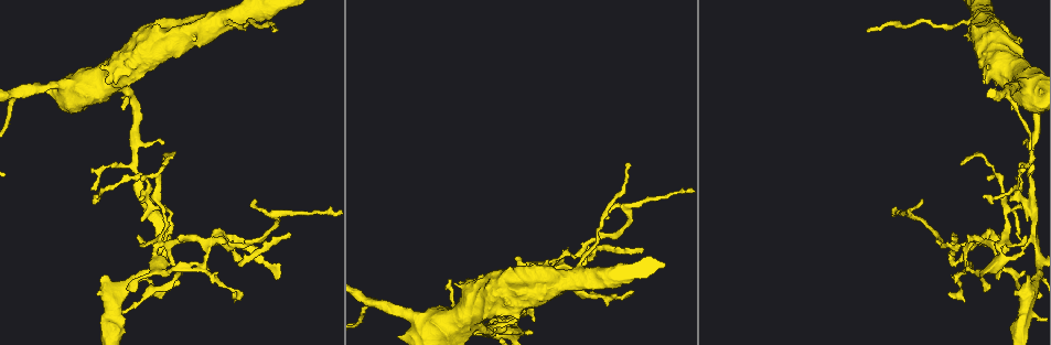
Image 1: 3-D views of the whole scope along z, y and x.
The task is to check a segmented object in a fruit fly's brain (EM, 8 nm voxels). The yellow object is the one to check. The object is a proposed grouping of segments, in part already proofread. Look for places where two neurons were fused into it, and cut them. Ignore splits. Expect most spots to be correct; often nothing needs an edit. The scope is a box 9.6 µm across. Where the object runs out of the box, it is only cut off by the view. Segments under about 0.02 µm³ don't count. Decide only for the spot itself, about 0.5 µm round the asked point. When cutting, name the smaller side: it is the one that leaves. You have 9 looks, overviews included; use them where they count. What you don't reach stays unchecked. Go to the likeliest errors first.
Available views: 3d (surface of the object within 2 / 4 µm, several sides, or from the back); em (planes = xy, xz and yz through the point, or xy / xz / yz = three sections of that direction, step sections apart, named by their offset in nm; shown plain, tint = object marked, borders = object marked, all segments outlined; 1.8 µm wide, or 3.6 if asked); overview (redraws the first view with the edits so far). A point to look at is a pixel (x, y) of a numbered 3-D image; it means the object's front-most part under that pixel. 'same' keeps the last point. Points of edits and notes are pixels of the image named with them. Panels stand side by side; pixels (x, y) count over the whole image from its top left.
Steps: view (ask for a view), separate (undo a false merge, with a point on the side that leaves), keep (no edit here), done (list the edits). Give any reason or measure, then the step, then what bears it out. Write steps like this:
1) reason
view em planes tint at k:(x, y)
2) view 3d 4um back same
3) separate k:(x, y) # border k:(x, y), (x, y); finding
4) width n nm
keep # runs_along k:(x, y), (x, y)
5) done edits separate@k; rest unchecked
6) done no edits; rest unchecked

two arms at a narrow angle
view 3d 4um at 1:(221, 241)

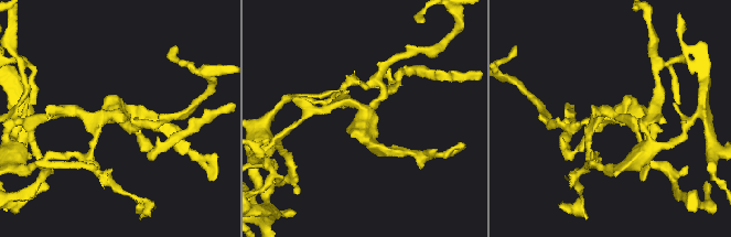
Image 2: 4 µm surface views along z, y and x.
now the EM
view em 3.6um planes tint at 2:(364, 110)

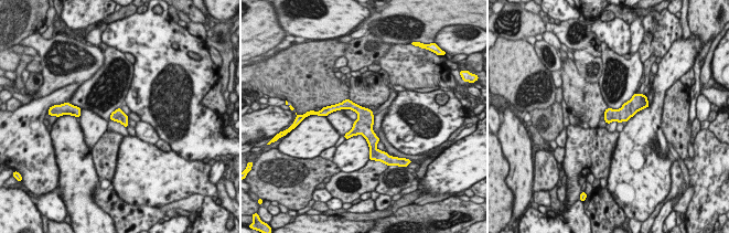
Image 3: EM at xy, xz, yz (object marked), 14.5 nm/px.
width 180 nm
keep # runs_along 3:(334, 107), (354, 106), (373, 145); continuous, no second neuron

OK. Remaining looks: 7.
thick turns thin
view 3d 4um at 1:(116, 297)

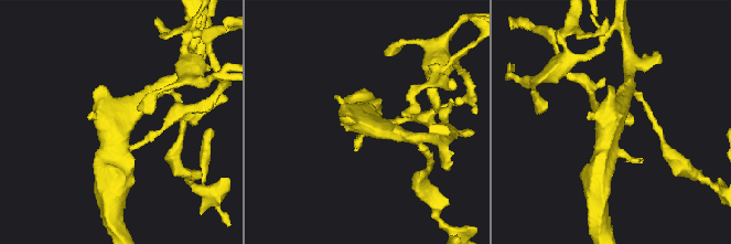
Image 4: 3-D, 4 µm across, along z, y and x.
now the EM
view em yz step 8 plain at 4:(119, 126)

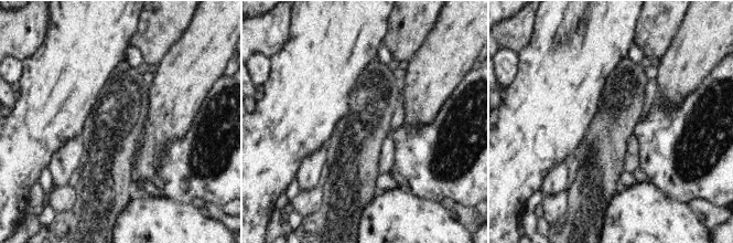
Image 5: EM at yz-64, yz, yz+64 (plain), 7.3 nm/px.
view em yz step 8 tint same

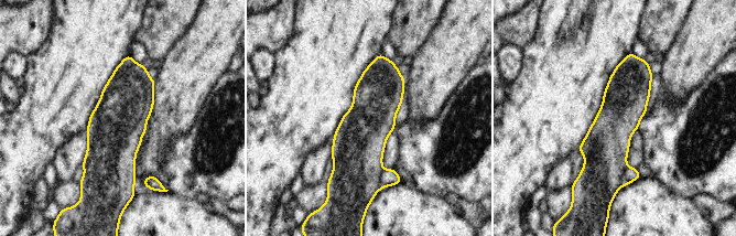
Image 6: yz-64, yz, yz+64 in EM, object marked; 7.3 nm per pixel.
width 320 nm
separate 6:(629, 174) # border 6:(627, 165), (620, 178), (620, 185); two neurons meet here

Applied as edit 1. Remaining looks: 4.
done edits separate@6; rest unchecked

